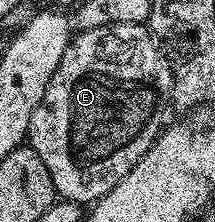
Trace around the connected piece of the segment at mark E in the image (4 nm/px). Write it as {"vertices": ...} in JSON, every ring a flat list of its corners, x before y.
{"vertices":[[144,24,101,25,101,29,79,31,65,49,65,57,61,57,61,65,57,65,57,73,53,73,45,89,45,97,41,97,41,105,37,105,27,130,29,145,37,153,37,157,45,161,45,169,49,169,49,177,53,177,56,196,60,200,80,205,93,205,98,199,105,197,105,193,109,193,109,189,113,189,113,185,117,185,117,181,121,181,121,177,125,177,125,173,129,173,129,169,133,169,133,165,137,165,137,161,141,161,141,157,145,157,147,150,155,144,155,138,168,122,167,110,172,110,173,107,171,94,174,88,175,82,171,67,167,63,167,56,163,54,155,36]]}

